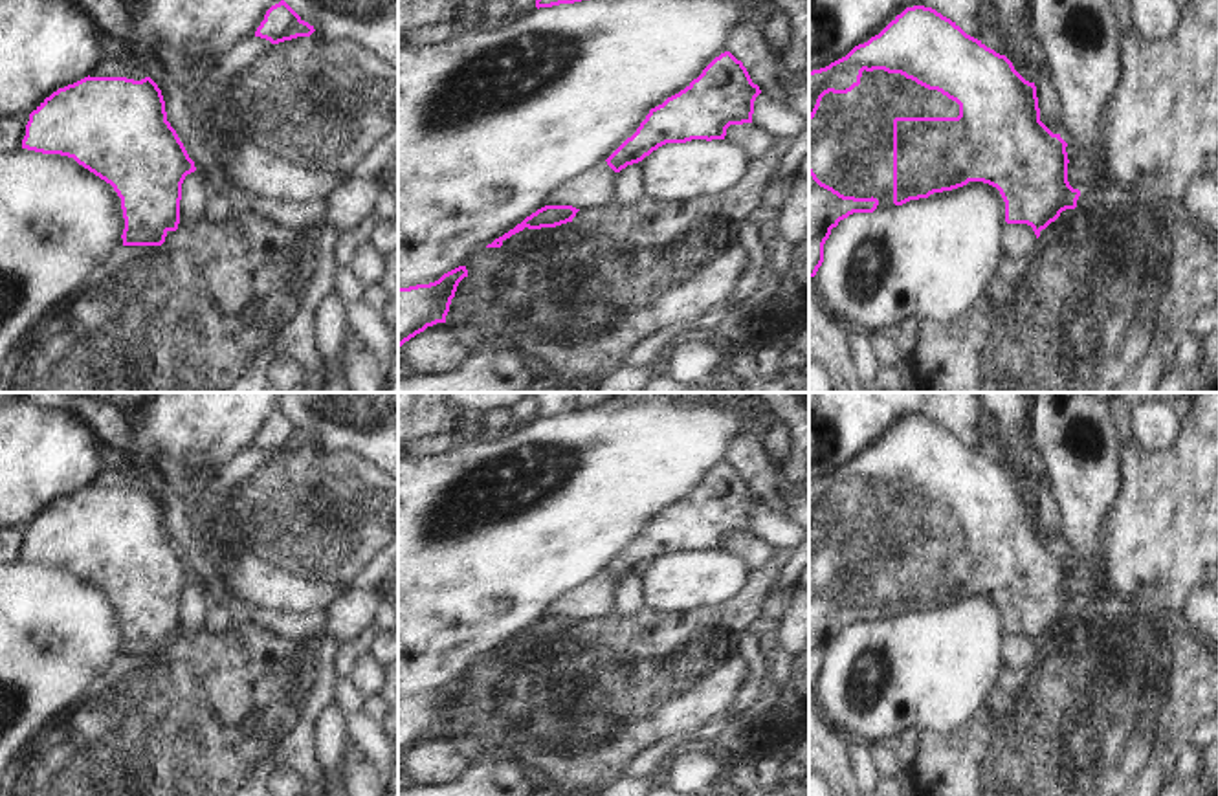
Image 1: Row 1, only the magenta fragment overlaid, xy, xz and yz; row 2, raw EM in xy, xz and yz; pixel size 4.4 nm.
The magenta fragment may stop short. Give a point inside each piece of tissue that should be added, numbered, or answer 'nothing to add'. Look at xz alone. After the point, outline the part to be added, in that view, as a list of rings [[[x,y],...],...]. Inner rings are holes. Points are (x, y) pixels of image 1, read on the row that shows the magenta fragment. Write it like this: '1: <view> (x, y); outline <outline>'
nothing to add

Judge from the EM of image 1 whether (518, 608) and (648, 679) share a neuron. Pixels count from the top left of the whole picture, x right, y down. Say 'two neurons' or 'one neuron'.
two neurons

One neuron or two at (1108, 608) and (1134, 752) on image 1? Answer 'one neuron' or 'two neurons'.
one neuron

